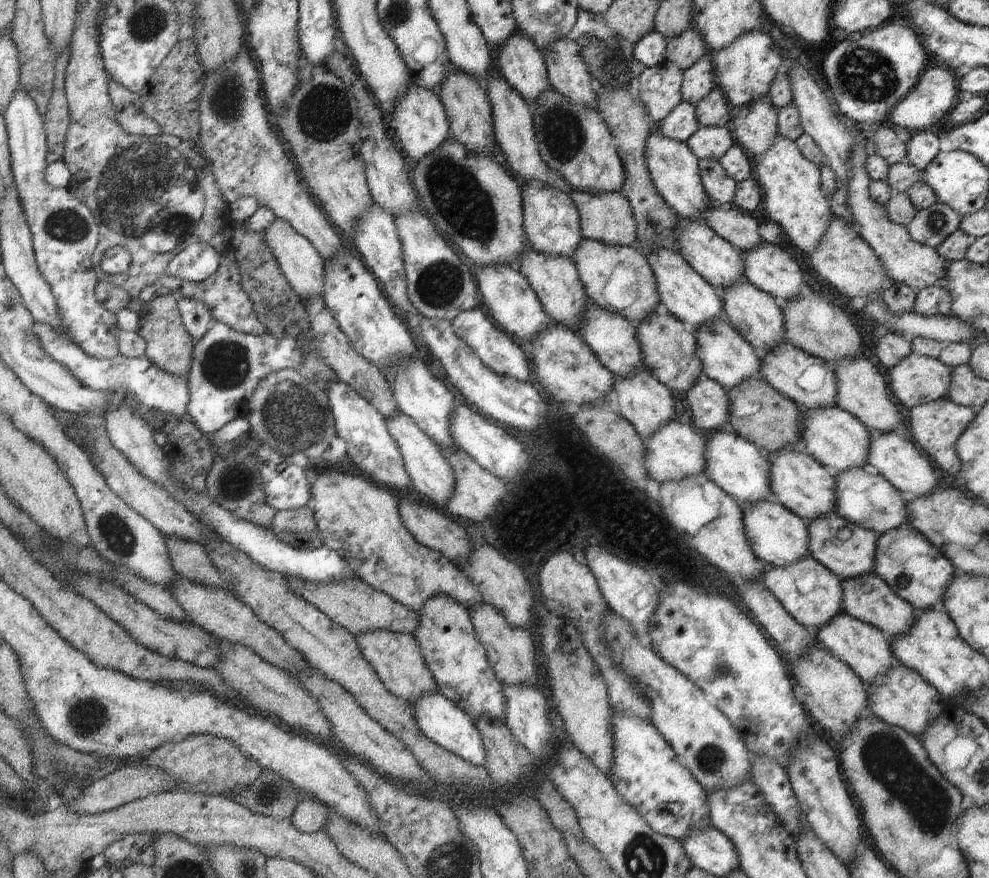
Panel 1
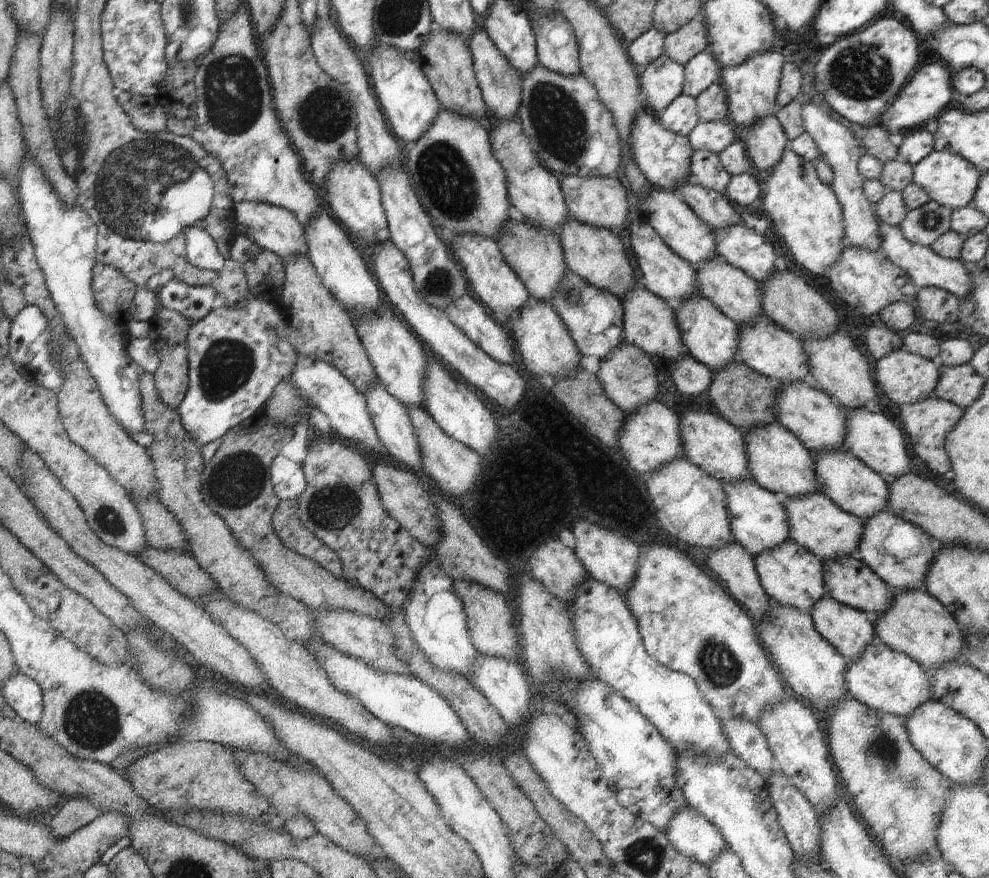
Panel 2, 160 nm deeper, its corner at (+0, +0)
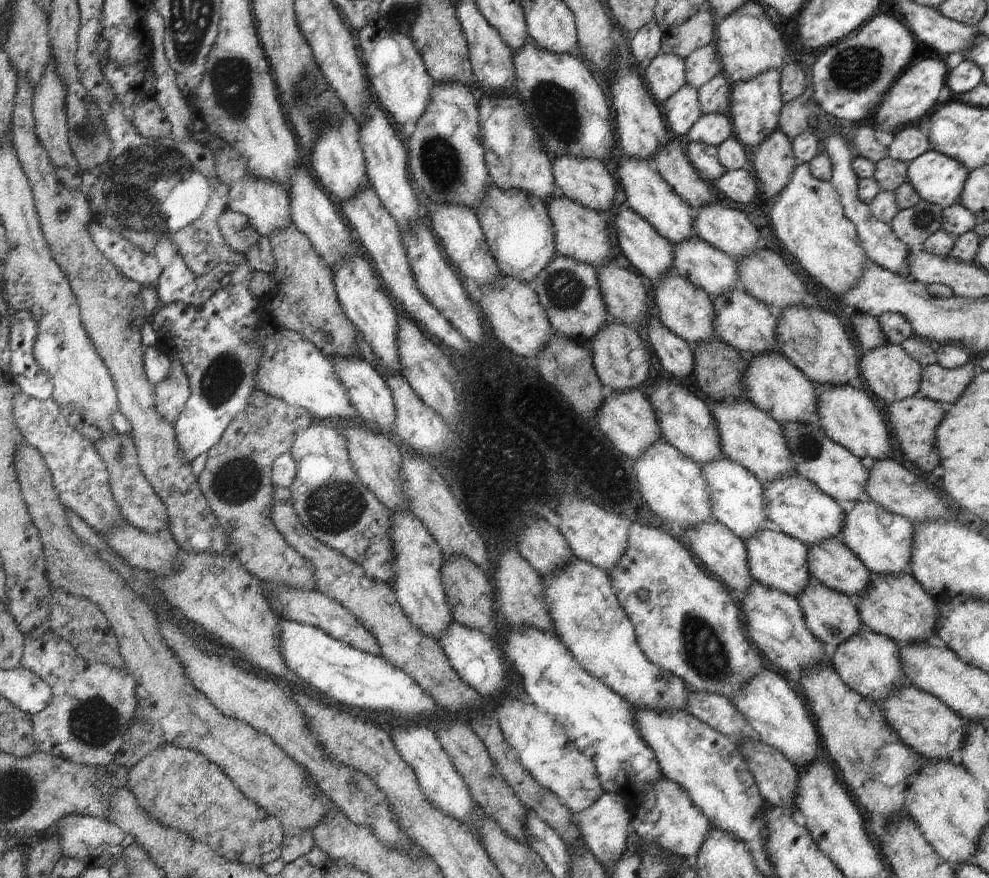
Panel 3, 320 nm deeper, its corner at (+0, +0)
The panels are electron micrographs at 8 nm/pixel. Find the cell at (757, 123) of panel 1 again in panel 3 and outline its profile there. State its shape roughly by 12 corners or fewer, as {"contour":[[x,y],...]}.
{"contour":[[778,128],[752,149],[766,198],[774,200],[796,166],[791,140]]}

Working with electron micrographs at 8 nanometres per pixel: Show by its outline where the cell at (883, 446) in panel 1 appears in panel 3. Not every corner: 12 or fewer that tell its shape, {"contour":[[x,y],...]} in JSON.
{"contour":[[816,384],[822,432],[867,462],[889,426],[862,385]]}

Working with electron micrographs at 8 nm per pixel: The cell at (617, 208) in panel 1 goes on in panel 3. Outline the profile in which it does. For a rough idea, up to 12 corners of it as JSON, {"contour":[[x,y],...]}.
{"contour":[[552,158],[558,193],[598,212],[617,182],[602,161]]}

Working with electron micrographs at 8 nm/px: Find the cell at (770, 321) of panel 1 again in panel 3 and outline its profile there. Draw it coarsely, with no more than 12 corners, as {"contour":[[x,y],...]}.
{"contour":[[698,236],[671,243],[674,269],[713,298],[737,264]]}

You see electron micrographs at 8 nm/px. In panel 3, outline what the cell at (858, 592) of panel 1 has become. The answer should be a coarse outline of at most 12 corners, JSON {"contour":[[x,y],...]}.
{"contour":[[840,538],[806,546],[812,578],[851,598],[871,572]]}

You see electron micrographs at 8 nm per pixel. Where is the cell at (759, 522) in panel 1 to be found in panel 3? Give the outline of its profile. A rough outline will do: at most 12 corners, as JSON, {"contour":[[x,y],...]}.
{"contour":[[726,456],[699,465],[712,518],[742,540],[771,527],[762,481]]}

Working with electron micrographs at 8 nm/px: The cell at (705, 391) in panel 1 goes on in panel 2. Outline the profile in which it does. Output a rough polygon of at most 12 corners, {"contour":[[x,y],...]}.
{"contour":[[690,354],[667,370],[681,394],[709,389],[712,370]]}

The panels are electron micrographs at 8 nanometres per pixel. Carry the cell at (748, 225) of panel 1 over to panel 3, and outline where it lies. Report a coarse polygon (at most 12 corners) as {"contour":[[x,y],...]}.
{"contour":[[668,141],[652,166],[692,208],[718,190],[702,180],[680,145]]}

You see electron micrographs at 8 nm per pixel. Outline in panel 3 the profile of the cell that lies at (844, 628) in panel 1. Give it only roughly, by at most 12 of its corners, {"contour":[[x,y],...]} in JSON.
{"contour":[[811,578],[797,594],[810,632],[838,646],[862,628],[853,598]]}

